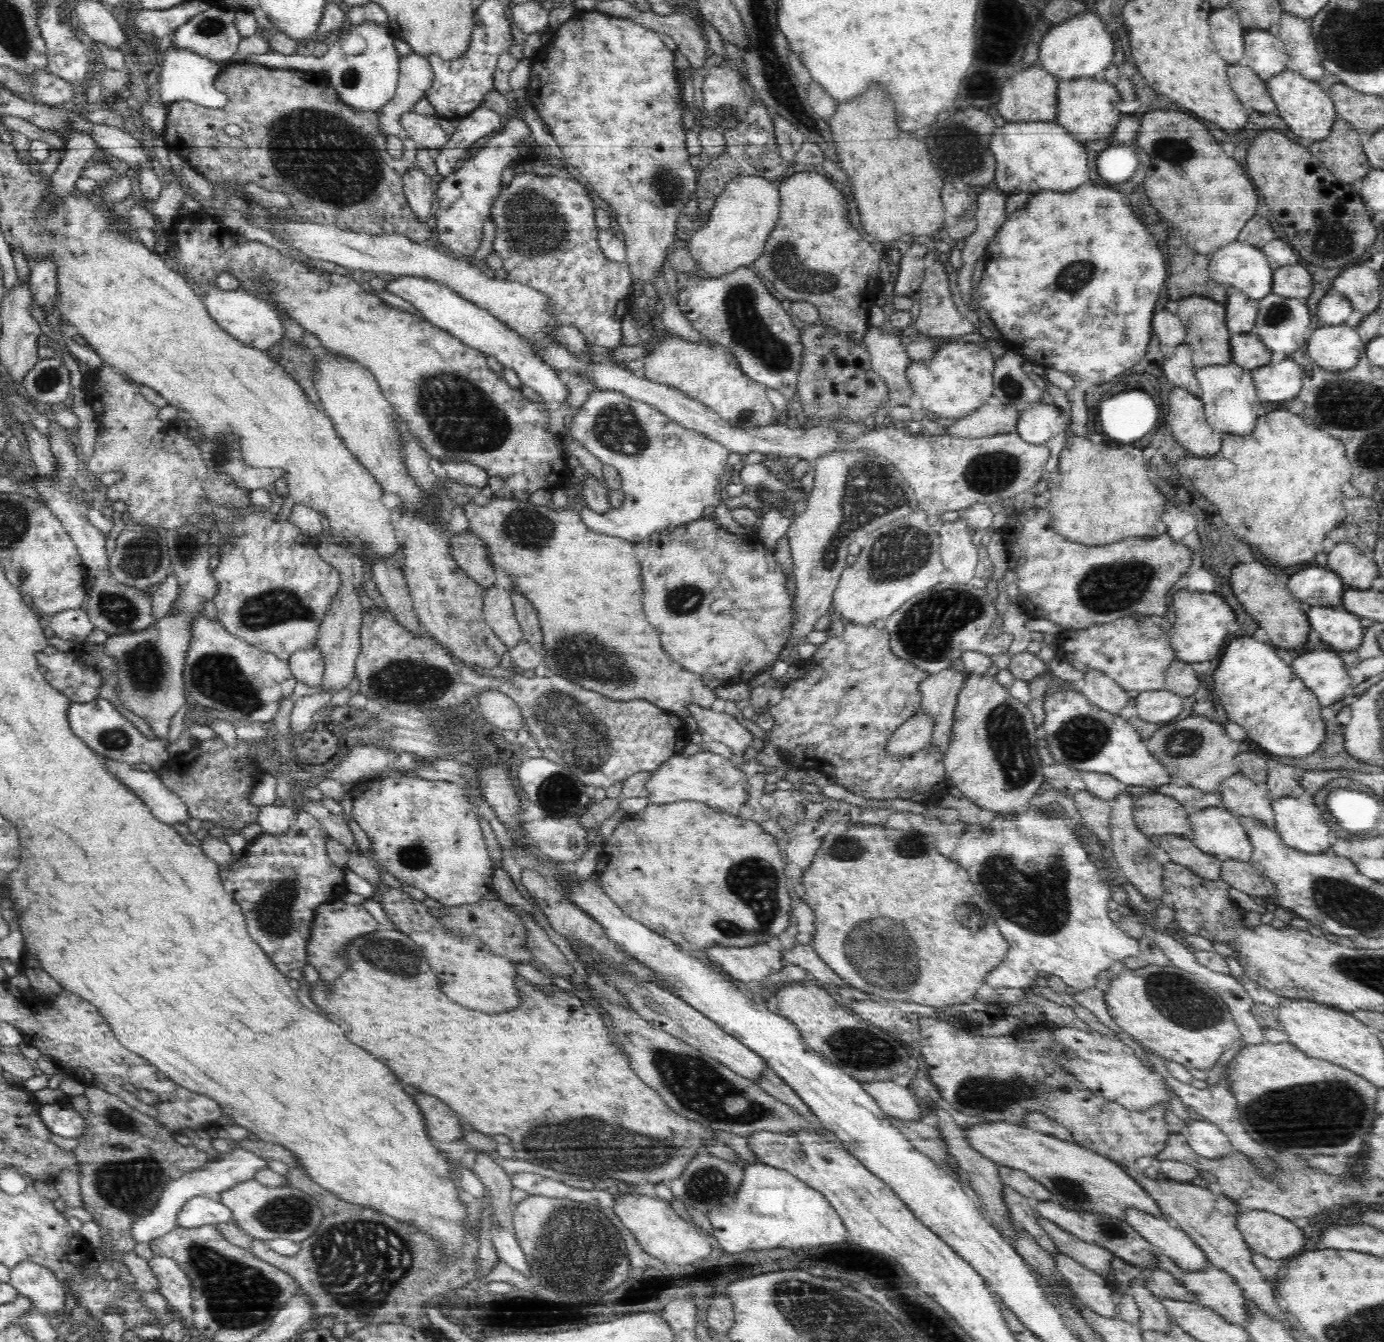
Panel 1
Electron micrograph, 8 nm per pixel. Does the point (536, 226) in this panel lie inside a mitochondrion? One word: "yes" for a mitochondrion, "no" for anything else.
yes

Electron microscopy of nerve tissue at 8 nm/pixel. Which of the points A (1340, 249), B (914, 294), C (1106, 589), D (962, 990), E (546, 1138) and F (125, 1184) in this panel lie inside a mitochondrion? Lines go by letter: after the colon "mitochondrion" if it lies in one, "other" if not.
A: mitochondrion
B: other
C: mitochondrion
D: other
E: mitochondrion
F: mitochondrion

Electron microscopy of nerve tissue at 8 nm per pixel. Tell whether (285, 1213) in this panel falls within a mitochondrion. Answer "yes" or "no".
yes

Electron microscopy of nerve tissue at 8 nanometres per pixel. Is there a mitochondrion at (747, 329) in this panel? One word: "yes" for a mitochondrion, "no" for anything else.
yes

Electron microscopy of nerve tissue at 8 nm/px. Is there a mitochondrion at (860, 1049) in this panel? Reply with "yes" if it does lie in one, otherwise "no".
yes

